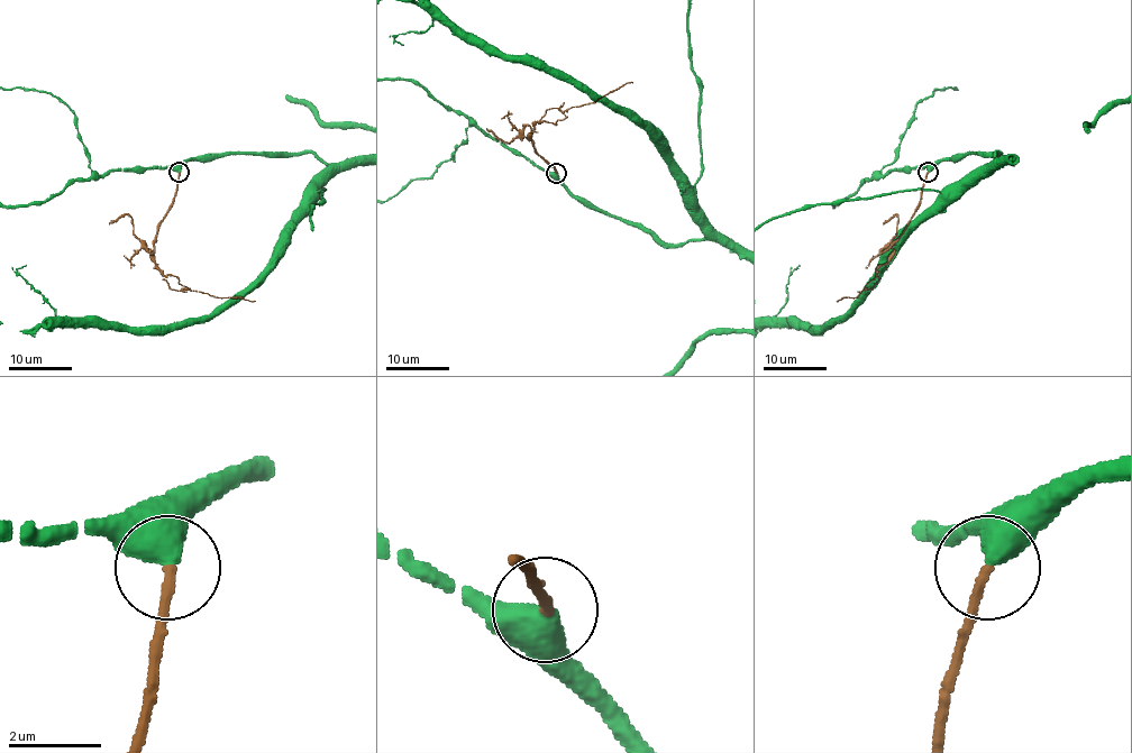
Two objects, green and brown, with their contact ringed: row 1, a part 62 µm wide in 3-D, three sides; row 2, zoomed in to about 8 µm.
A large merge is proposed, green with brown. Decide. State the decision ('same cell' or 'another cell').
same cell

